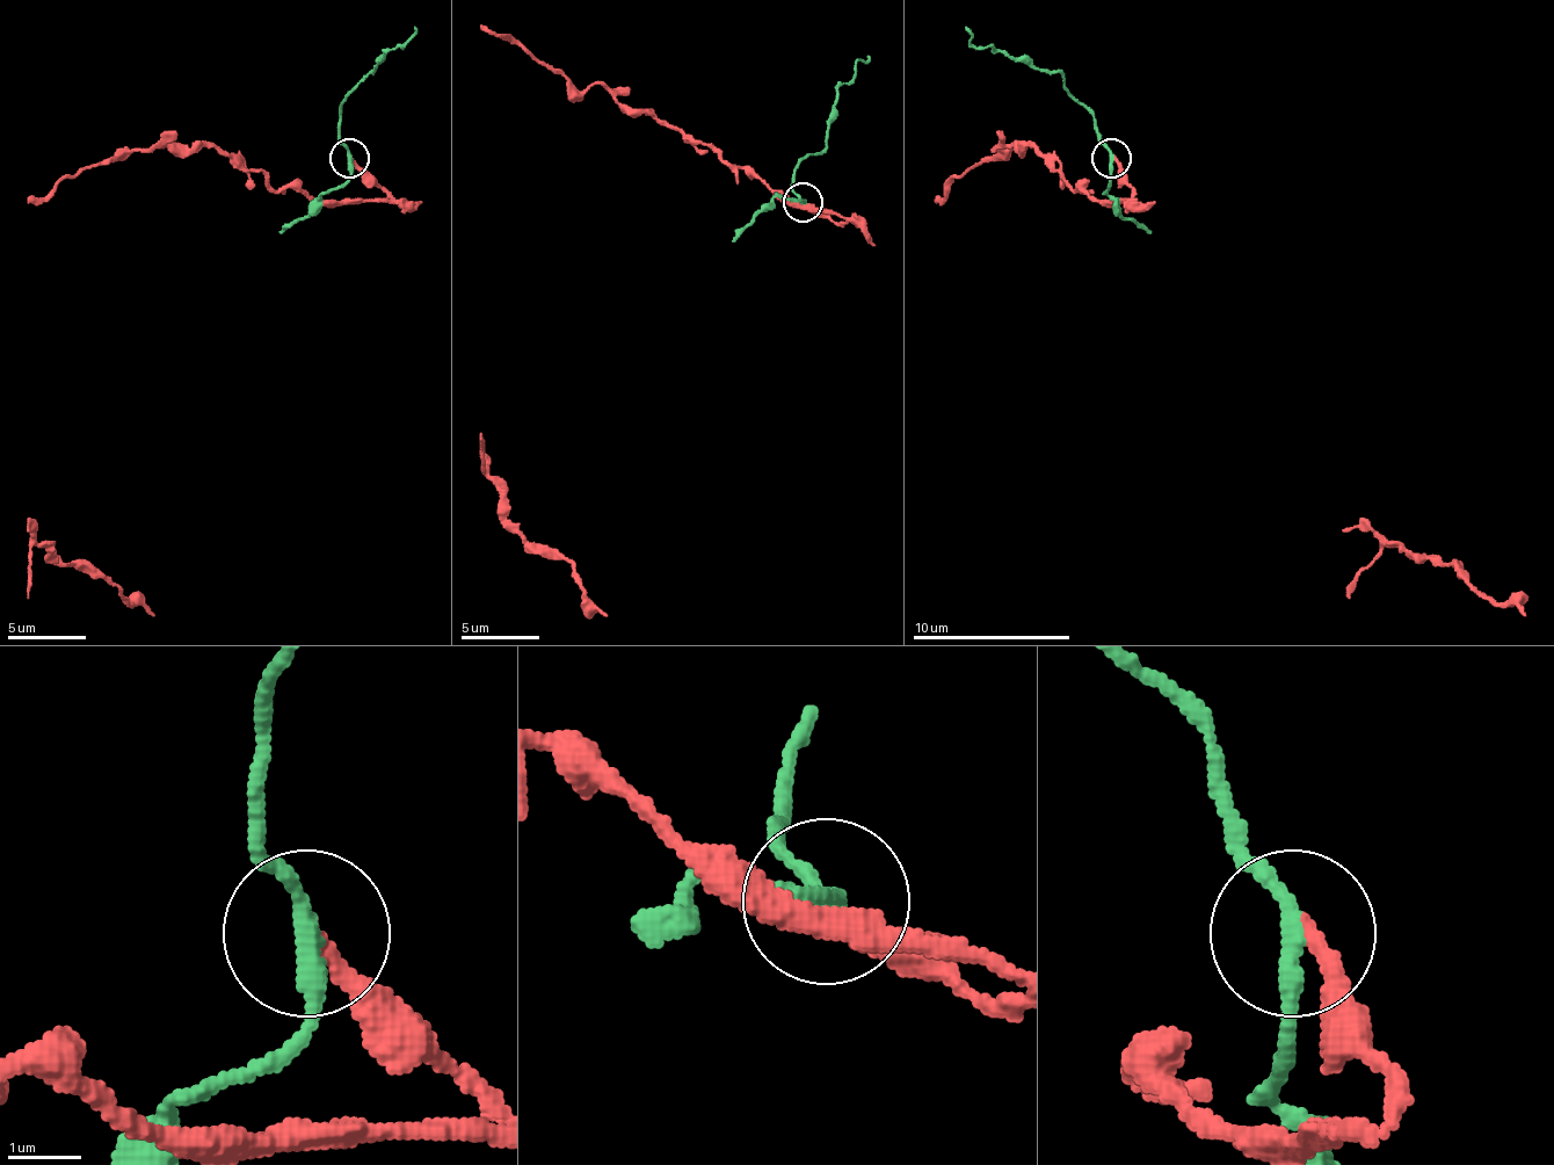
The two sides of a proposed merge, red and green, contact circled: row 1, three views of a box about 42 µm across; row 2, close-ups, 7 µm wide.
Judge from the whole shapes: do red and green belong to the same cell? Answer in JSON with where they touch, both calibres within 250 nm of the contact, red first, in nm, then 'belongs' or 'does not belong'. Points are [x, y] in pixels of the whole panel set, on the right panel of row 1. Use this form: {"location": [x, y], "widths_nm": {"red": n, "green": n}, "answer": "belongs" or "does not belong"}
{"location": [1111, 158], "widths_nm": {"red": 240, "green": 260}, "answer": "does not belong"}

